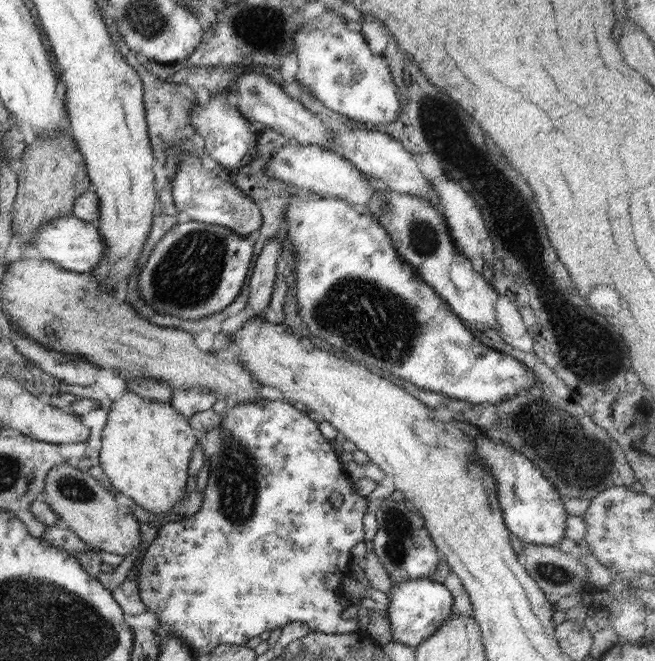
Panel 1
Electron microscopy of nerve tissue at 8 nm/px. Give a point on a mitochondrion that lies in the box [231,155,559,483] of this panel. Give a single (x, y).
(373, 319)

